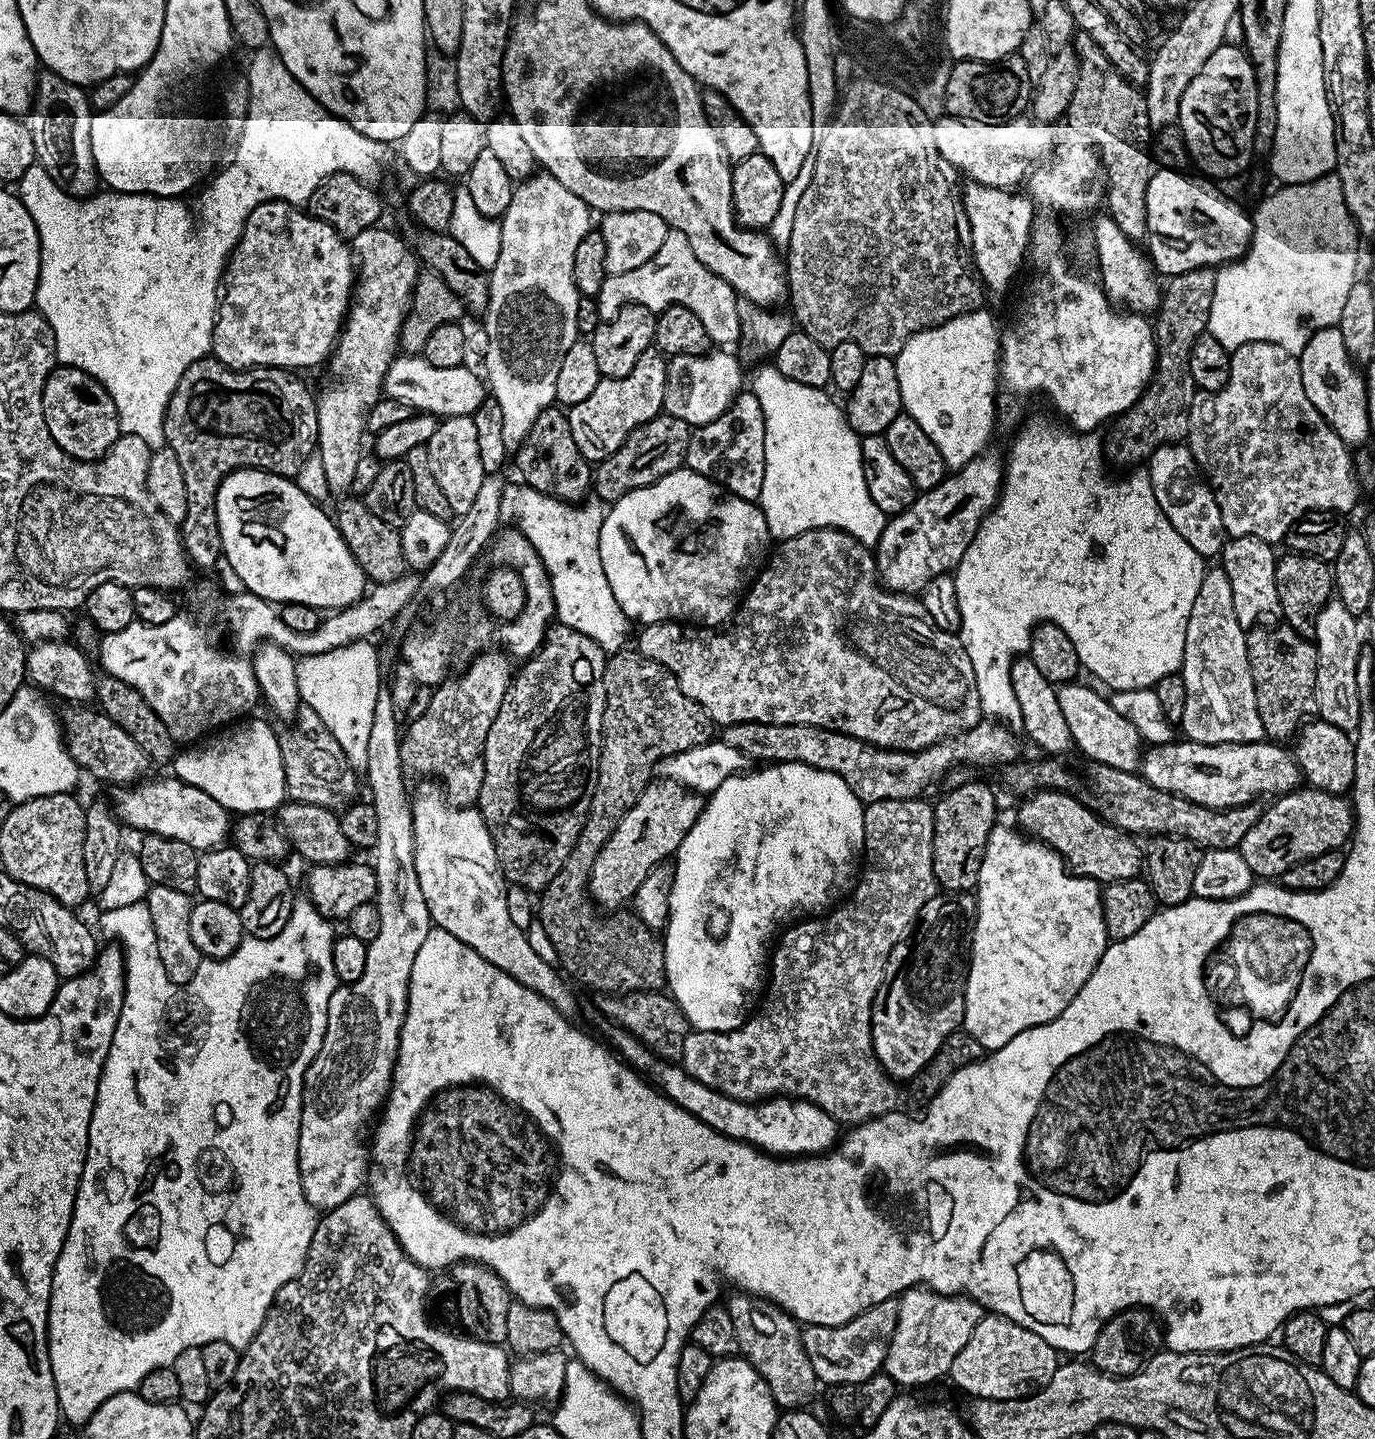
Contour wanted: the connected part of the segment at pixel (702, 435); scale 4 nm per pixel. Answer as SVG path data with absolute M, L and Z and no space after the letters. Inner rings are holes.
M750 390L741 391L718 418L692 428L688 447L687 467L702 474L713 484L720 485L726 492L743 500L759 501L762 494L762 478L766 474L766 422L758 398Z

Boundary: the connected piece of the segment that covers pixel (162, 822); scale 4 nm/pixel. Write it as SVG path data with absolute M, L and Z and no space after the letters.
M145 779L135 786L119 789L114 811L125 825L137 828L140 834L165 836L186 842L197 850L221 847L230 836L230 813L219 799L204 788L184 780Z

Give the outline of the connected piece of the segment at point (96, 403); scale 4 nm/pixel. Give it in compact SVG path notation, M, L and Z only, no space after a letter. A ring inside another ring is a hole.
M57 366L44 384L44 417L50 438L67 456L96 462L117 447L121 439L120 415L110 394L90 374L77 368Z

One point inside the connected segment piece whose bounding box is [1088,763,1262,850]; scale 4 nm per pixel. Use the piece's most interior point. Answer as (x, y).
(1124, 799)

